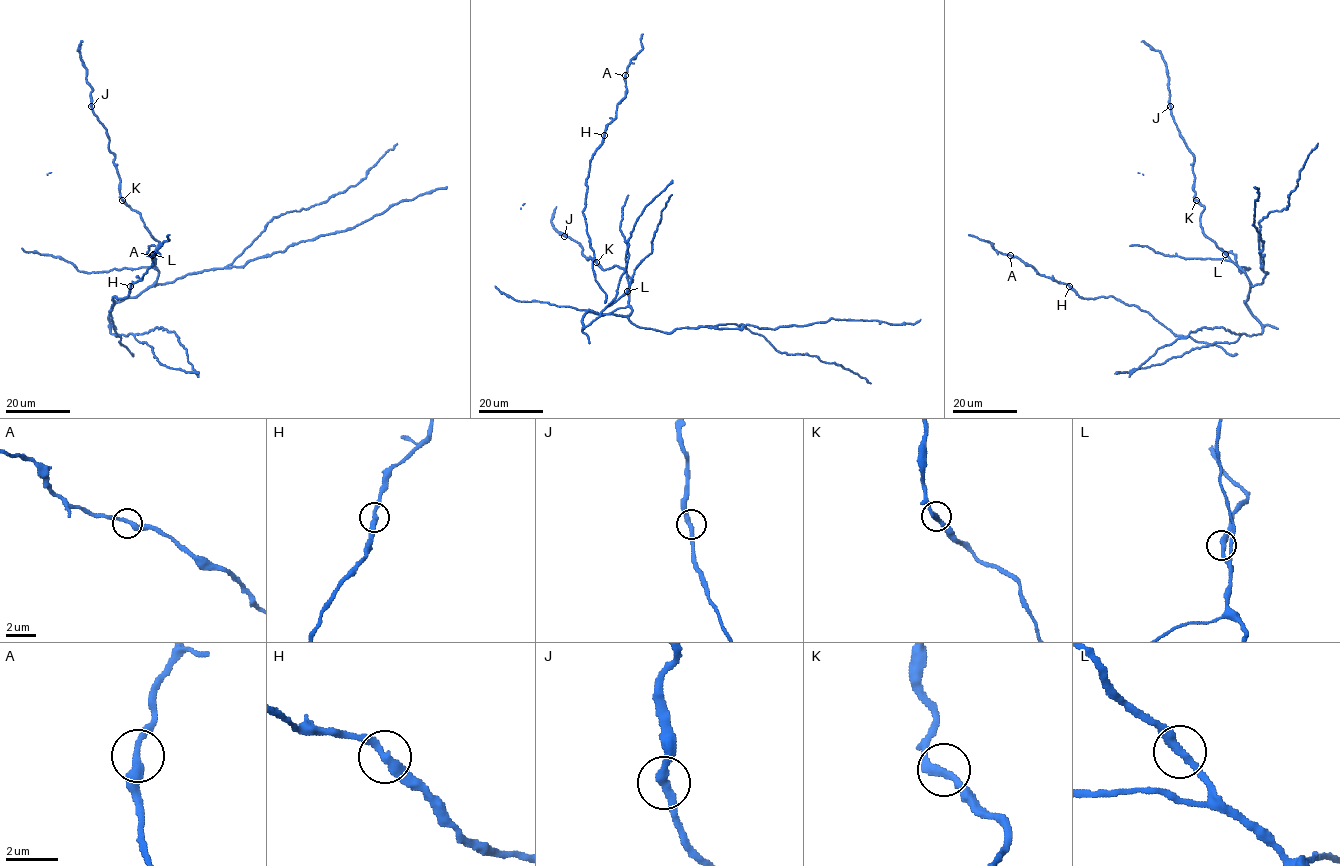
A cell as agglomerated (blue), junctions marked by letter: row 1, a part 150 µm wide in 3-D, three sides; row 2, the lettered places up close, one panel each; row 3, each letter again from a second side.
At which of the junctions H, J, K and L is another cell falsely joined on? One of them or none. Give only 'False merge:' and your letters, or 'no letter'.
False merge: no letter

